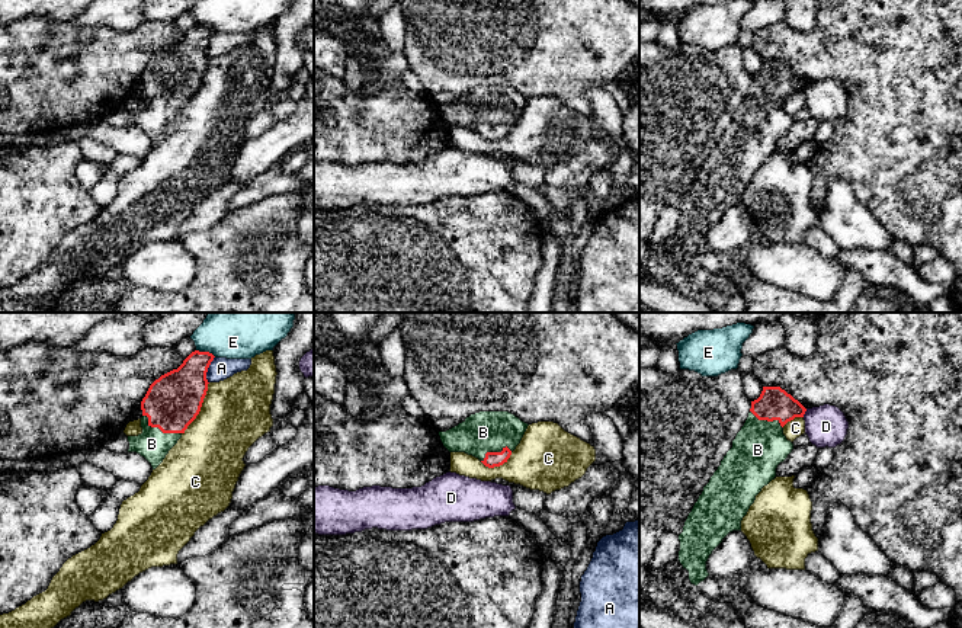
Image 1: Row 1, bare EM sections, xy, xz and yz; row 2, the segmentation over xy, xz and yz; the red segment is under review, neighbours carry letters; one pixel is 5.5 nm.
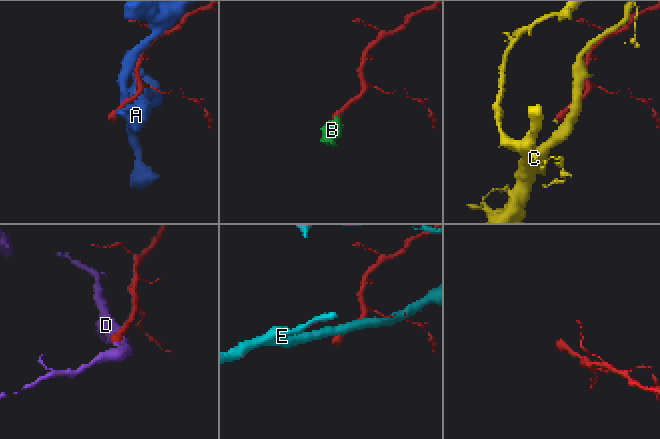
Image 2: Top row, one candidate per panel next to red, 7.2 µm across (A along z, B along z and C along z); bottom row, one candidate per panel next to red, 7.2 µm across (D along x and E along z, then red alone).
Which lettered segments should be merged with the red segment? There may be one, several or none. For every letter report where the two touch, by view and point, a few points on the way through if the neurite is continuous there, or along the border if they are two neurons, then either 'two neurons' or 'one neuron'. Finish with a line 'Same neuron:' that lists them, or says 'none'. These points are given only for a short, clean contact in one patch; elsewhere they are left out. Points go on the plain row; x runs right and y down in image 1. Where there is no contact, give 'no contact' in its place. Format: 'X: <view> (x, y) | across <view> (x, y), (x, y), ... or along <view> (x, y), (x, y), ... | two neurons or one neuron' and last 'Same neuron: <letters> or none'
A: xy (207, 44) | two neurons
B: xy (160, 103) | across xy (172, 77), (160, 103), (159, 111), (151, 118) | one neuron
C: xy (199, 83) | two neurons
D: yz (804, 87) | along yz (807, 83), (802, 90) | two neurons
E: xy (207, 26) | two neurons
Same neuron: B

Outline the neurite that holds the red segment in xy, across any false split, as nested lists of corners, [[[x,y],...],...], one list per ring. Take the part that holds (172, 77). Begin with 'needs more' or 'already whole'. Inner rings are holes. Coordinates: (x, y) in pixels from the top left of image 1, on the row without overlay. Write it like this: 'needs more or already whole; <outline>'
needs more; [[[195,25],[177,44],[161,49],[150,60],[141,76],[142,108],[138,110],[128,110],[128,126],[137,126],[144,131],[151,138],[153,144],[163,137],[169,125],[177,118],[187,100],[201,86],[209,58],[206,47],[214,32],[215,31],[209,26]]]

